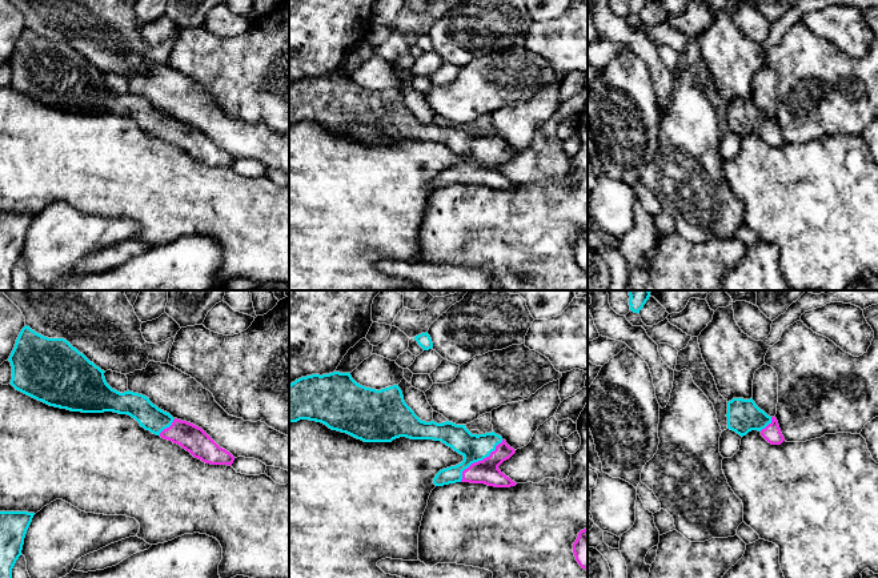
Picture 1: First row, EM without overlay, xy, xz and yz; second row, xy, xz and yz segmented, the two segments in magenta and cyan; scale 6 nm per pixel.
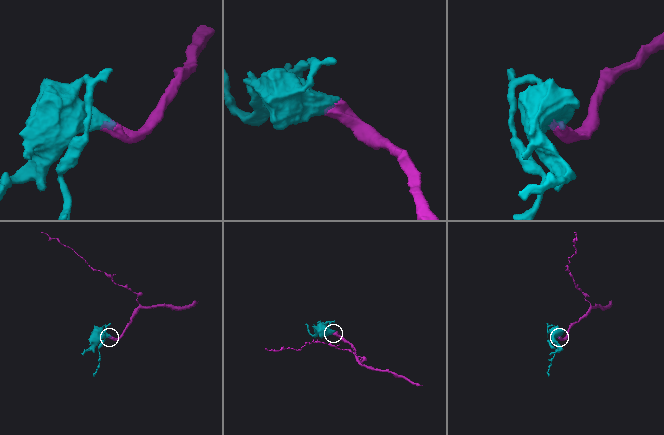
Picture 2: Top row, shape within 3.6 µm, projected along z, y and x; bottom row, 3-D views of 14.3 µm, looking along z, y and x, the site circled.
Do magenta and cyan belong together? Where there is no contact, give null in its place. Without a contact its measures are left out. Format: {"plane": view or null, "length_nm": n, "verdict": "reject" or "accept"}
{"plane": "xz", "length_nm": 360, "verdict": "accept"}

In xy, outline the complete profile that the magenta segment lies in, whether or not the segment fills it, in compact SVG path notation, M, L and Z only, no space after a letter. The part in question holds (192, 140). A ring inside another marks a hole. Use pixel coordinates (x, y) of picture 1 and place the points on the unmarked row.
M25 27L8 63L12 68L9 85L49 108L128 116L145 132L180 146L205 165L232 168L234 162L201 129L173 120L143 96L112 91L105 73L64 40L44 39Z

